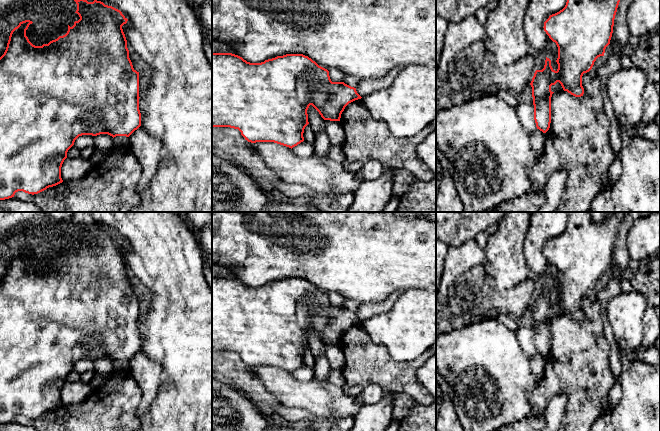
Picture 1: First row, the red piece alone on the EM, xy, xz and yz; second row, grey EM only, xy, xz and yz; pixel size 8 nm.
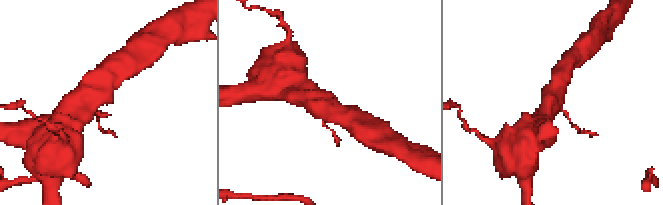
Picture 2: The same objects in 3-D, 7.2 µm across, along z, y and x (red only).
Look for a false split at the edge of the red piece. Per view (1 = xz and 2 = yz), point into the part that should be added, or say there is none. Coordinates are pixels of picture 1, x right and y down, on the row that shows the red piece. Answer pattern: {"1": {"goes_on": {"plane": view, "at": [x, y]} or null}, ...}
{"1": {"goes_on": null}, "2": {"goes_on": null}}

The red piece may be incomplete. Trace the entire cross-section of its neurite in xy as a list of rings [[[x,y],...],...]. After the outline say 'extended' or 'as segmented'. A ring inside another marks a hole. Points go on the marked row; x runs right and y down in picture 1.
[[[74,0],[77,4],[77,13],[80,17],[74,25],[68,25],[65,35],[50,41],[42,46],[33,45],[26,36],[26,30],[33,22],[25,20],[15,27],[9,36],[6,50],[0,57],[0,200],[14,197],[18,191],[28,194],[38,194],[49,187],[56,186],[63,182],[61,178],[61,167],[67,158],[68,150],[74,145],[75,140],[82,135],[97,136],[108,134],[113,138],[116,136],[129,137],[141,126],[141,113],[139,110],[139,72],[132,65],[127,48],[127,40],[122,26],[128,19],[122,12],[112,6],[105,5],[101,1]]]; as segmented

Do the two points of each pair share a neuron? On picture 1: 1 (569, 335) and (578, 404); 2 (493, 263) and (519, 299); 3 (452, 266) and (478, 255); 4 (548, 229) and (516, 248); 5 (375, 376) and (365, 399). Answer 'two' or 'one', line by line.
1: one
2: two
3: one
4: two
5: two

